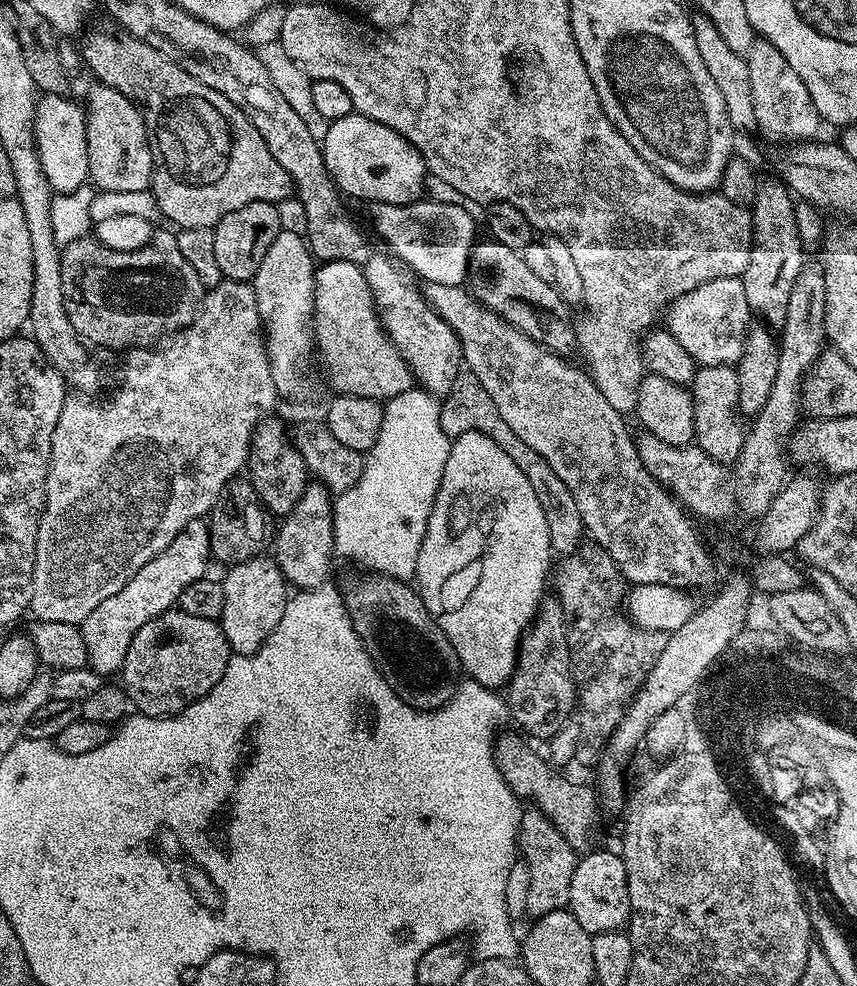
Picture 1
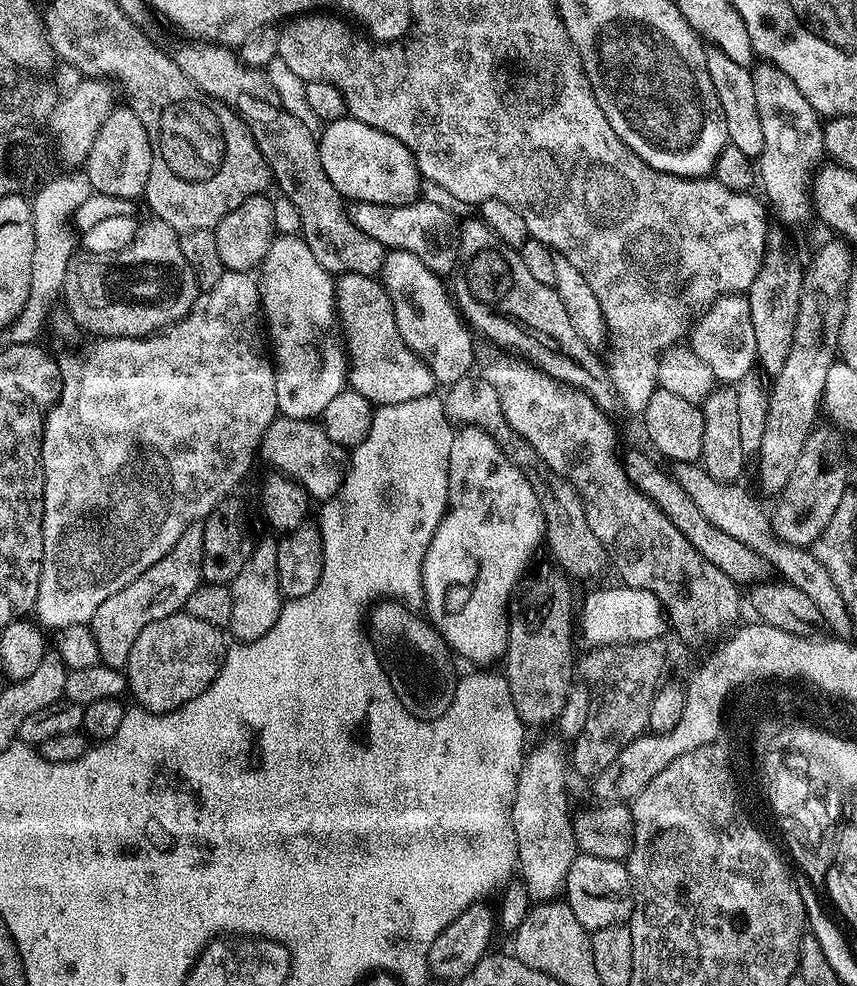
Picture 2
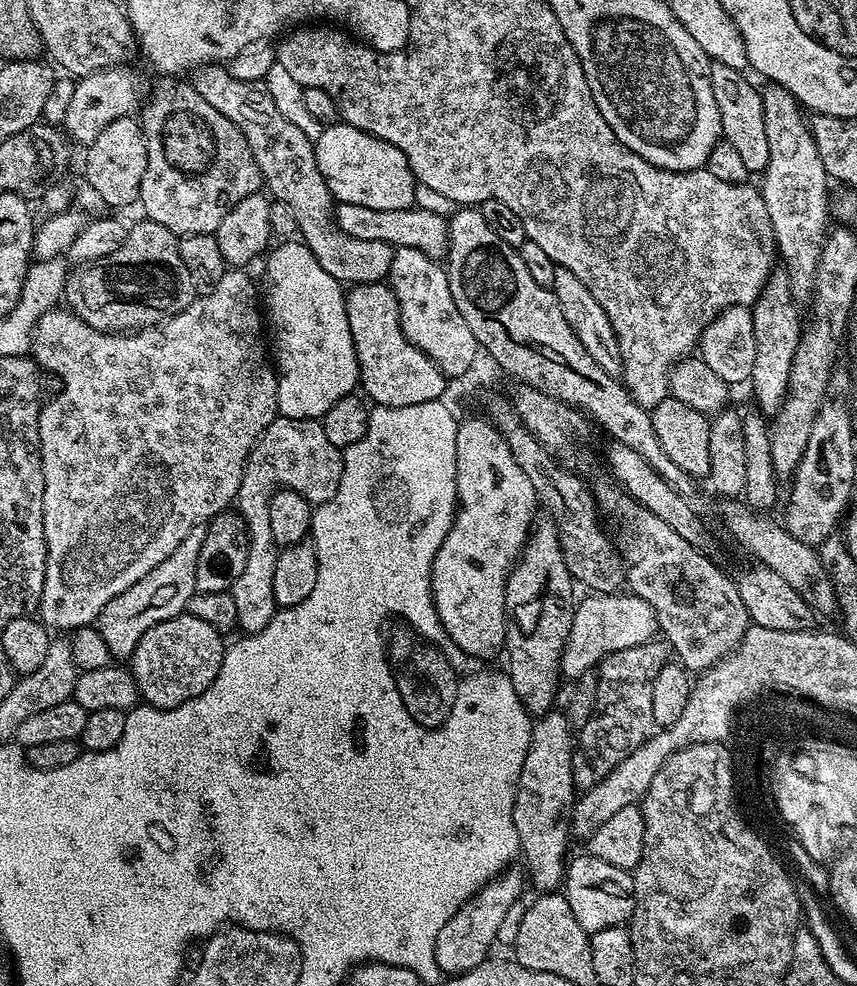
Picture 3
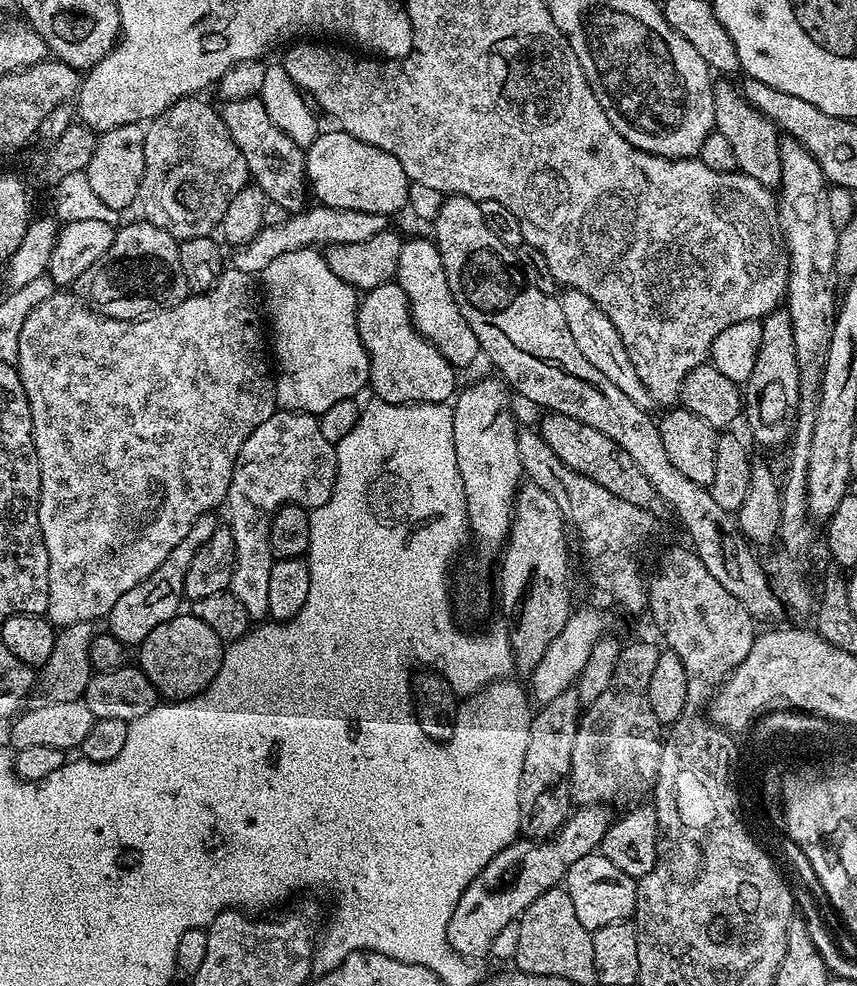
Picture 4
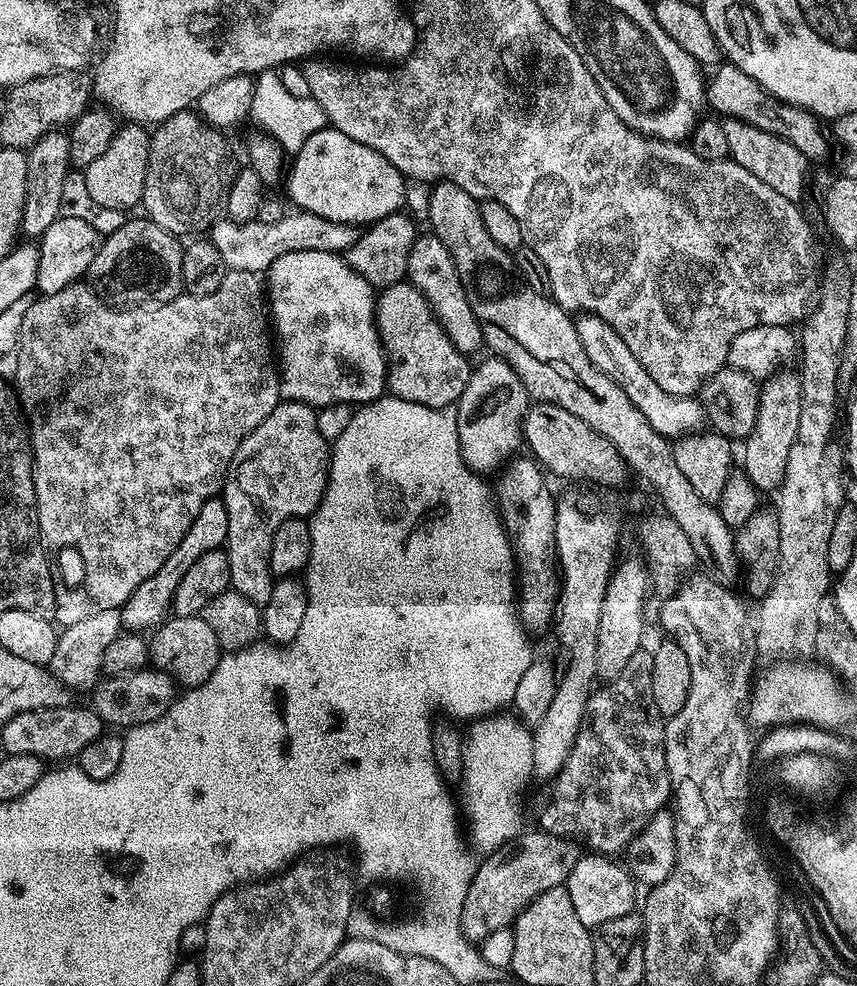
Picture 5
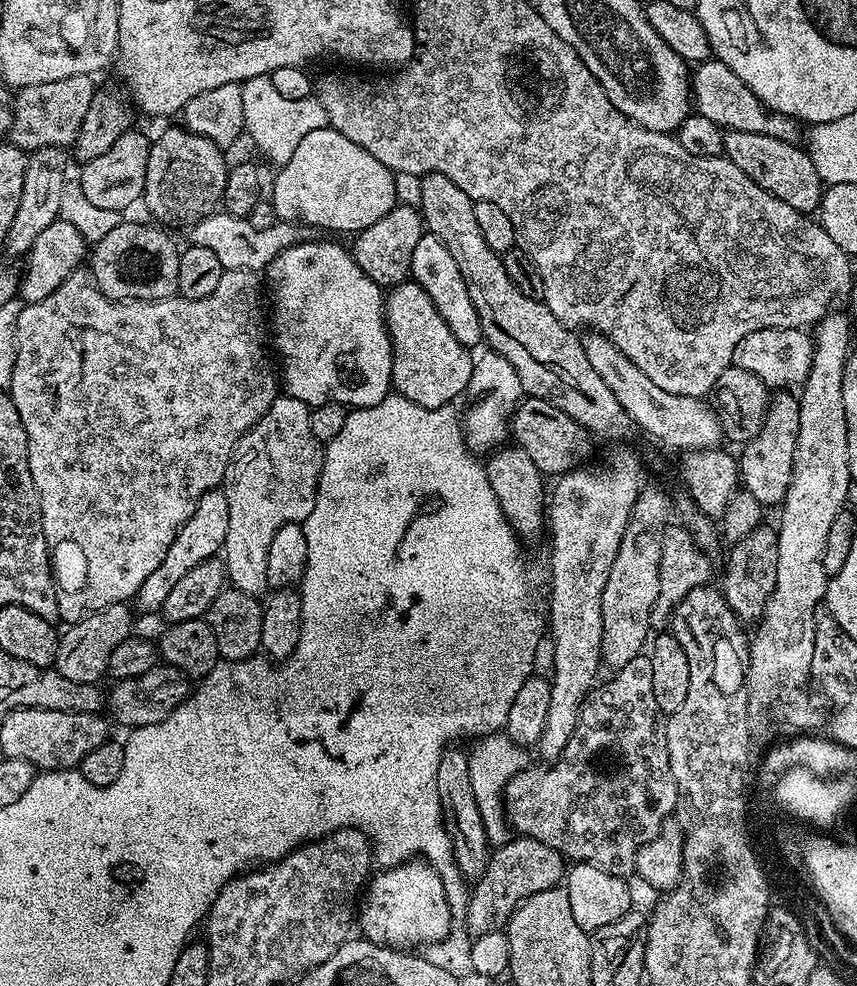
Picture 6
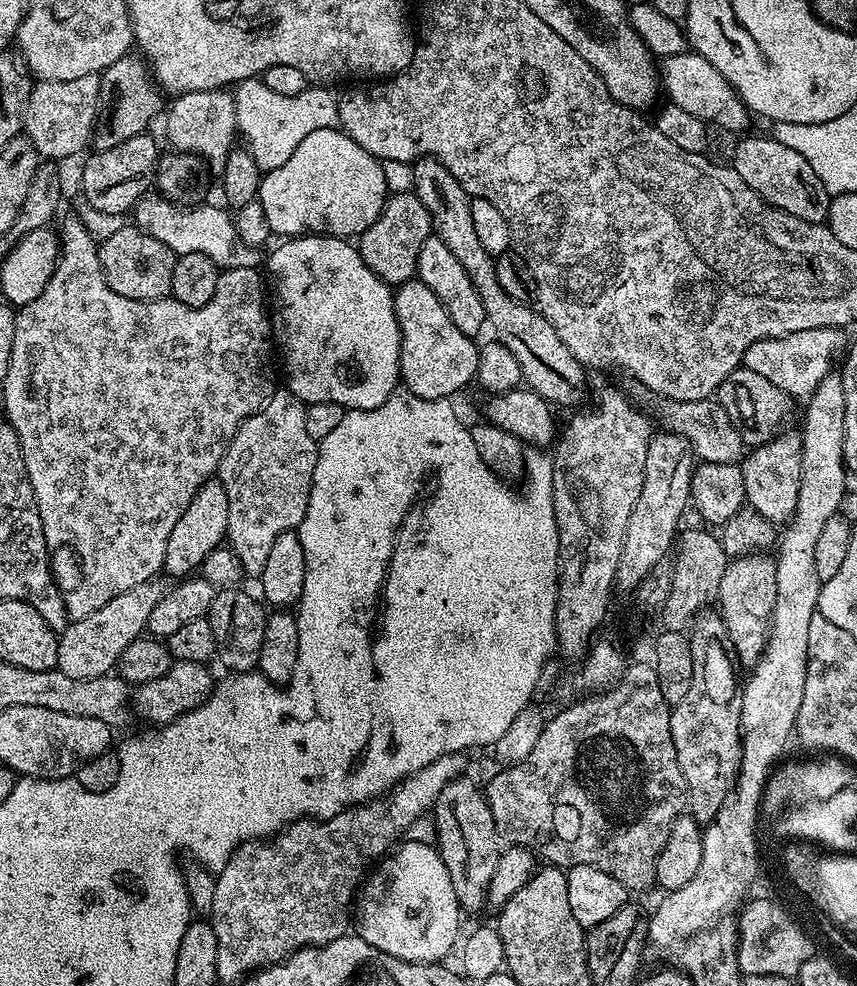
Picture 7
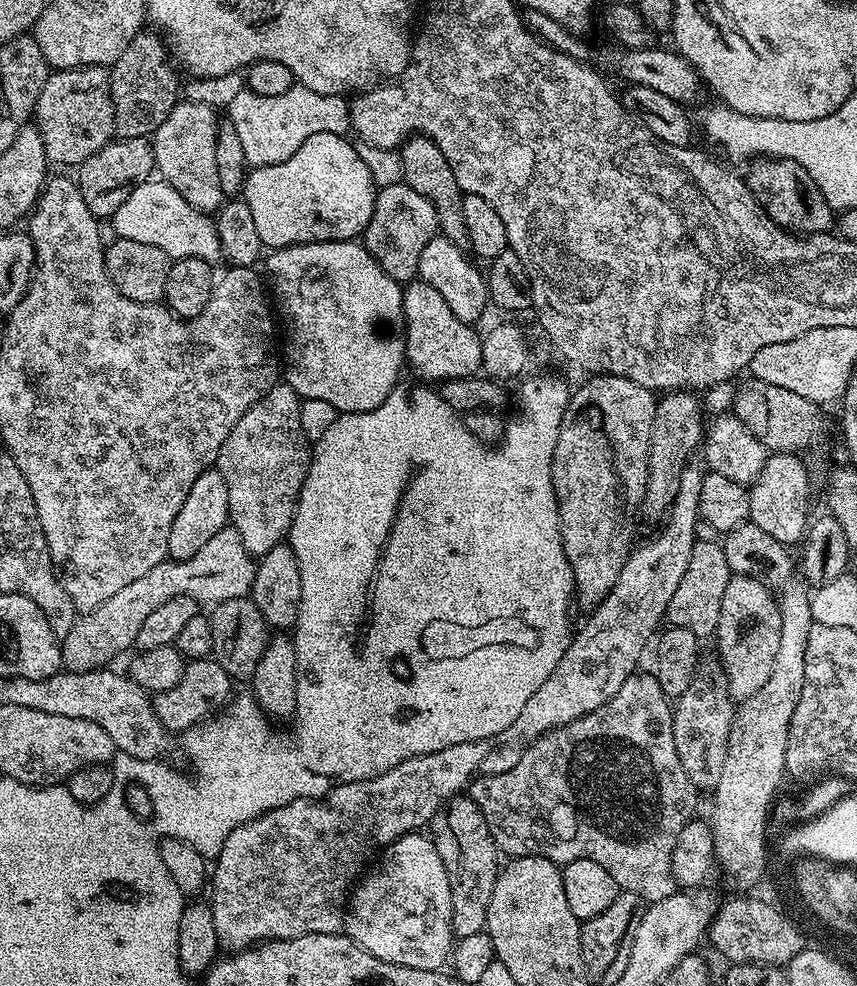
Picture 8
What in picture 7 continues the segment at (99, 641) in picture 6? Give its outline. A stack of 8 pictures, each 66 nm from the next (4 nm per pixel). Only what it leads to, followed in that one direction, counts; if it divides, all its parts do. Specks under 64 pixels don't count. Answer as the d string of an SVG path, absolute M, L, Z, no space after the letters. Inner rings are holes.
M153 578L110 598L102 610L94 610L81 620L69 623L65 632L58 636L58 662L56 668L69 678L98 678L107 676L118 662L118 654L130 646L130 642L141 639L142 633L148 627L150 610L158 606L166 591L165 585L159 584L159 579Z

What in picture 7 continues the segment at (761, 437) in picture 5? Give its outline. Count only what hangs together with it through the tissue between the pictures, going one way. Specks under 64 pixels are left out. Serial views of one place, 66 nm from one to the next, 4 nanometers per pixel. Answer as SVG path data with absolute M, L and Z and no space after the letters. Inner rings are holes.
M781 430L770 442L755 445L739 465L747 507L758 510L762 518L777 526L787 525L791 520L802 482L802 438L799 431L788 431Z

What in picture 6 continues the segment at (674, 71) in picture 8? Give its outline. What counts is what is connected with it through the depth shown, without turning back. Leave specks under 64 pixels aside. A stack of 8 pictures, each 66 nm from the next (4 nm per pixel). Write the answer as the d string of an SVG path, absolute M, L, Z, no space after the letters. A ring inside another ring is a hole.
M709 58L695 65L690 76L690 100L699 115L710 118L710 122L714 122L719 128L731 132L746 130L746 134L766 134L770 138L791 144L799 141L801 125L791 116L767 108L758 94L754 94L754 90L750 90L750 86L746 86L742 78L738 78L738 74L734 74L734 70L730 70L730 66L726 66L721 60Z

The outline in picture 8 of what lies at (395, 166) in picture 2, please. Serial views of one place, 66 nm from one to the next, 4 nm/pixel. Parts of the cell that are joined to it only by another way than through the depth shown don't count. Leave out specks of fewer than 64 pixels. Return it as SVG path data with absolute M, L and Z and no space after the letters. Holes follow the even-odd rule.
M323 132L306 138L306 142L302 142L302 146L298 146L286 162L252 168L244 179L242 199L250 206L261 245L275 250L327 240L356 240L370 222L370 214L374 214L377 191L366 162L362 162L359 147L355 143L352 145L344 136Z

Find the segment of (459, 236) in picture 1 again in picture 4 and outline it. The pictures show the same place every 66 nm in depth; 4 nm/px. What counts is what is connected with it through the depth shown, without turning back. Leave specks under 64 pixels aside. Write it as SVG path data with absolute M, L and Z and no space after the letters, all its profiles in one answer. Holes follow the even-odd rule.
M323 206L305 207L303 212L293 212L288 220L278 226L261 228L254 238L246 245L237 247L233 256L230 256L231 267L262 274L274 258L282 254L290 254L290 250L316 248L317 246L331 246L333 244L357 244L366 242L378 234L389 231L389 217L382 214L370 214L366 210L342 210L341 208L325 208Z

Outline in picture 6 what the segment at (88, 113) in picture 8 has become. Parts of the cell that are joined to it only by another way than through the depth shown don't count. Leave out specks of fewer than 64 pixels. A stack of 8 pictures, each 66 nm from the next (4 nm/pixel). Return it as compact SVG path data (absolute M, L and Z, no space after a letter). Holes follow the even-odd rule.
M75 76L19 89L12 101L11 143L29 154L51 144L75 145L82 120L86 118L86 110L90 110L92 99L98 91L97 85L92 85L92 82L92 76Z

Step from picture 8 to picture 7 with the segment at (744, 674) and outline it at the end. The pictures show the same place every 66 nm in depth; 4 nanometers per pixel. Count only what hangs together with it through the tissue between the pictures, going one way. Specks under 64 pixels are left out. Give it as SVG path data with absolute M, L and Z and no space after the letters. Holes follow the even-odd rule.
M763 551L729 559L716 599L718 614L724 620L726 640L735 659L741 665L755 665L768 644L768 632L772 628L772 611L776 601L776 556Z

